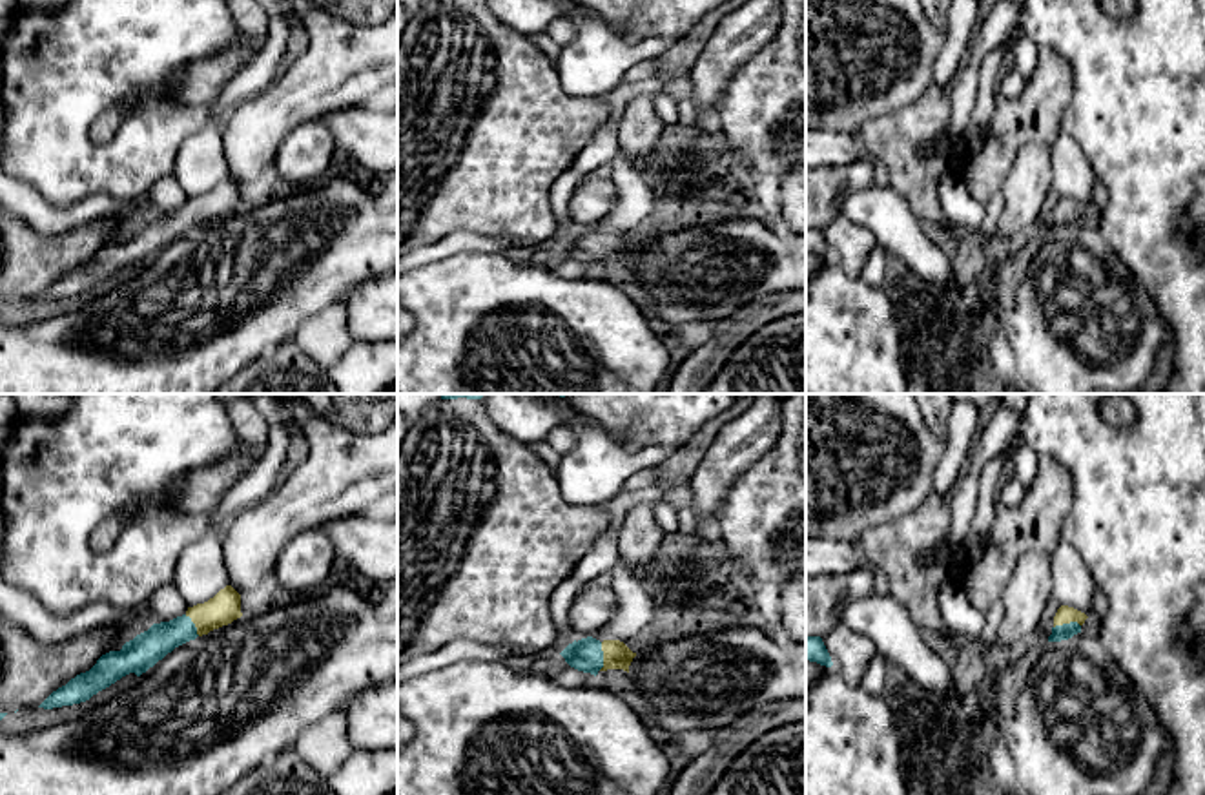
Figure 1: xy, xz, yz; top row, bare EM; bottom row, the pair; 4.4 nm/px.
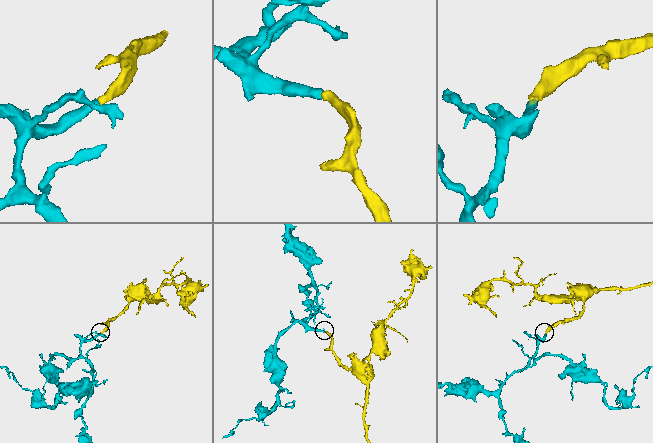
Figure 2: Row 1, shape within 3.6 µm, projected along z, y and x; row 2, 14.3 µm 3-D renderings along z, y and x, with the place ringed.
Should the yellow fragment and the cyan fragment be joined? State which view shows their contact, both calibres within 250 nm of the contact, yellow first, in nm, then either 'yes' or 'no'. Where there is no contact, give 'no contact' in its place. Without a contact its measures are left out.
xz | 120/150 nm | yes

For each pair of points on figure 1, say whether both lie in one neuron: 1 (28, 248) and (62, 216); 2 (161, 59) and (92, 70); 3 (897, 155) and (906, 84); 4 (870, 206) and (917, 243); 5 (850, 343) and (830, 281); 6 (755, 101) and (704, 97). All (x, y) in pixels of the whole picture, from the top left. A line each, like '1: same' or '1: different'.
1: different
2: same
3: different
4: same
5: same
6: different

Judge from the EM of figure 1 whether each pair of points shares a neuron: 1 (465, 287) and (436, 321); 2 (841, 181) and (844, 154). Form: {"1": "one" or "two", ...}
{"1": "one", "2": "two"}

